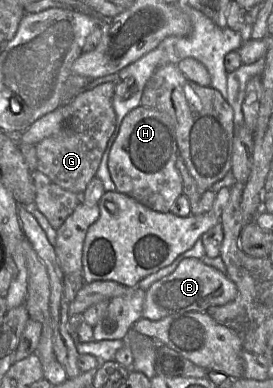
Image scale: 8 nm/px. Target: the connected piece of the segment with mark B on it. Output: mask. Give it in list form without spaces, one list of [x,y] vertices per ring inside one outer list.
[[[184,258],[171,274],[156,281],[145,290],[142,317],[159,320],[176,313],[206,312],[210,307],[222,306],[233,301],[237,294],[237,286],[226,273],[204,264],[201,259]]]

